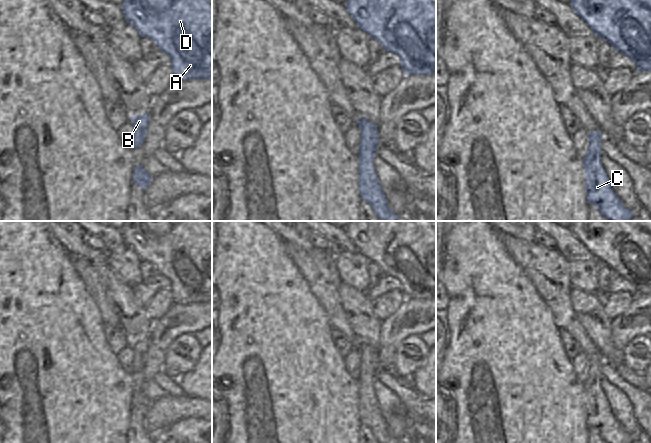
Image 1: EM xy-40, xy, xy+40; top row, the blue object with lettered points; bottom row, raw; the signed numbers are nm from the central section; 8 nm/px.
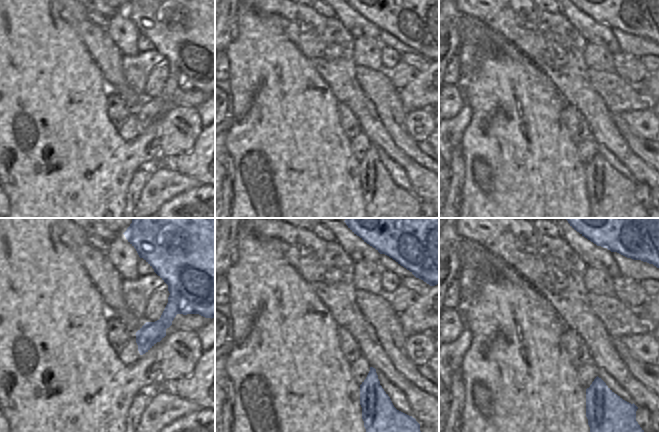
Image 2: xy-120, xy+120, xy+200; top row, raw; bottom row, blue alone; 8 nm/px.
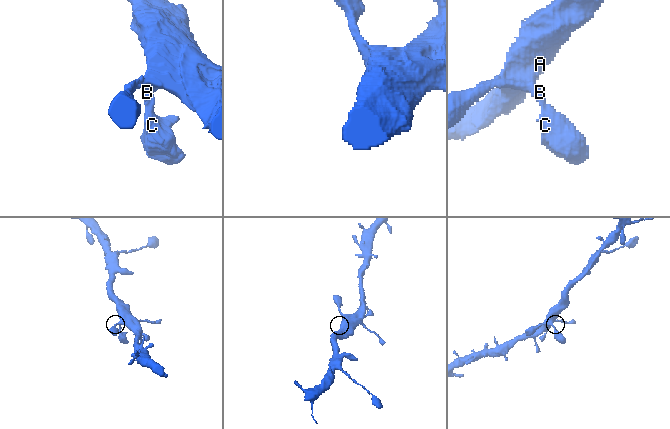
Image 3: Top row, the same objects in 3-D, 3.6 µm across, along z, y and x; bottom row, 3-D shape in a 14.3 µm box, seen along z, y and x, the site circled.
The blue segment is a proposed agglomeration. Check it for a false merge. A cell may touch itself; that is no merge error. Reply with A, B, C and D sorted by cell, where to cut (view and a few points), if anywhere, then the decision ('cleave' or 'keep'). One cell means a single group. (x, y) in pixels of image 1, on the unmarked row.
groups A B C D; cut none; keep

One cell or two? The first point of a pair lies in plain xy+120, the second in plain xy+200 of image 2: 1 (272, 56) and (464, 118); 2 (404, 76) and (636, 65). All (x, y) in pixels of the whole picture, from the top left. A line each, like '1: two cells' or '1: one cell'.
1: two cells
2: one cell

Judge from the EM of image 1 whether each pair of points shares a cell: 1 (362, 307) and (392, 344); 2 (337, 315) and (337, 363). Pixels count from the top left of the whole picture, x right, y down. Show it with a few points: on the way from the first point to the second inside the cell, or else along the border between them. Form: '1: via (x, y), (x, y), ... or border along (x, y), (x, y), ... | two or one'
1: border along (381, 321), (379, 347), (377, 349) | two
2: border along (320, 305), (331, 326) | two

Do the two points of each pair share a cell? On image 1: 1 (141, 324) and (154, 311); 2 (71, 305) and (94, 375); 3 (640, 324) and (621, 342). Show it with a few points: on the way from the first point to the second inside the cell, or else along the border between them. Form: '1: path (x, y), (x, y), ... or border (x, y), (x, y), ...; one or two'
1: border (144, 307), (147, 316), (152, 321); two
2: path (71, 322), (71, 352), (77, 358); one
3: path (635, 327), (625, 337); one

